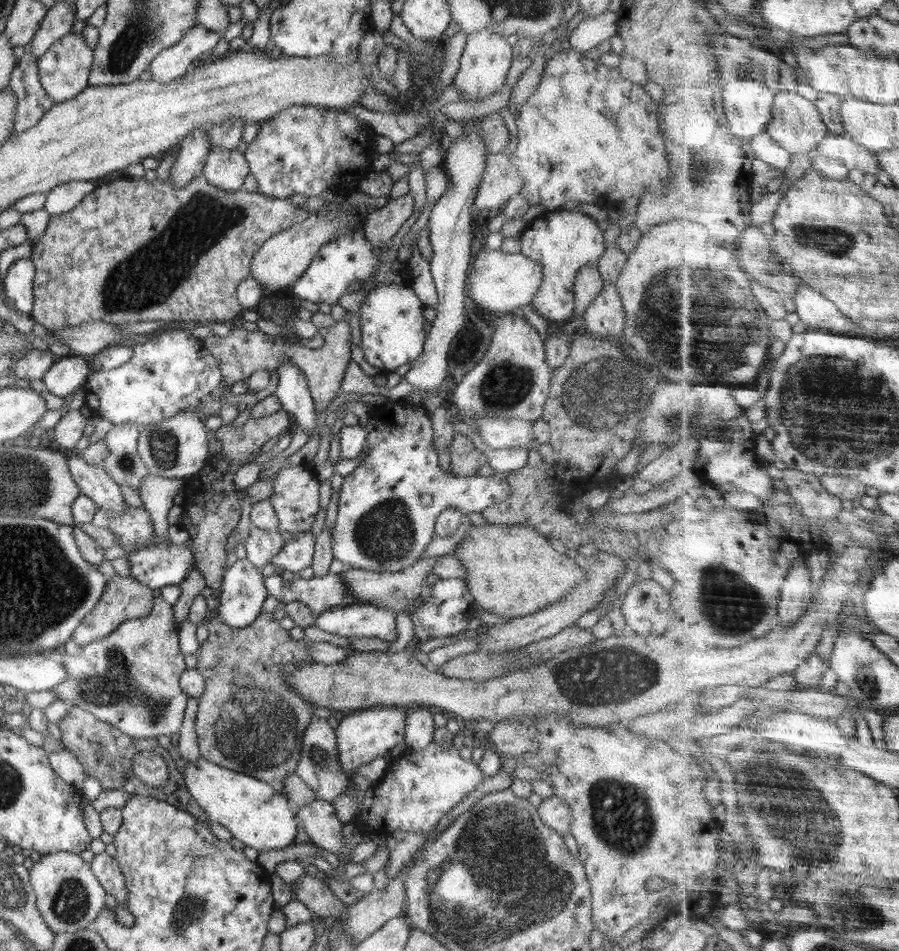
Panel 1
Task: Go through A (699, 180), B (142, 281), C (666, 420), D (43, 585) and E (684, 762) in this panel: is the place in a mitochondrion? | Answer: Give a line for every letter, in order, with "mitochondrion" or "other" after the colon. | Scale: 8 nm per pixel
A: mitochondrion
B: mitochondrion
C: mitochondrion
D: mitochondrion
E: other

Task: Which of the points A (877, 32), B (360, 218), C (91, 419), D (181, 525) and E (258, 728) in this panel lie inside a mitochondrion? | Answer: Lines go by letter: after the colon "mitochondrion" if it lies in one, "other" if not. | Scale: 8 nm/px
A: other
B: other
C: other
D: other
E: mitochondrion

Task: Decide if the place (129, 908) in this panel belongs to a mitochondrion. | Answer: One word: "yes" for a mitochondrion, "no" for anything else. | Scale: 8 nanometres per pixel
no

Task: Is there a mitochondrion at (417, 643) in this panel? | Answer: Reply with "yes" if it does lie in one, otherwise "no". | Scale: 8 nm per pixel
no

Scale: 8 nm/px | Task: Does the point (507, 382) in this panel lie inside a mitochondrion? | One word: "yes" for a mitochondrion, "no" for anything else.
yes

